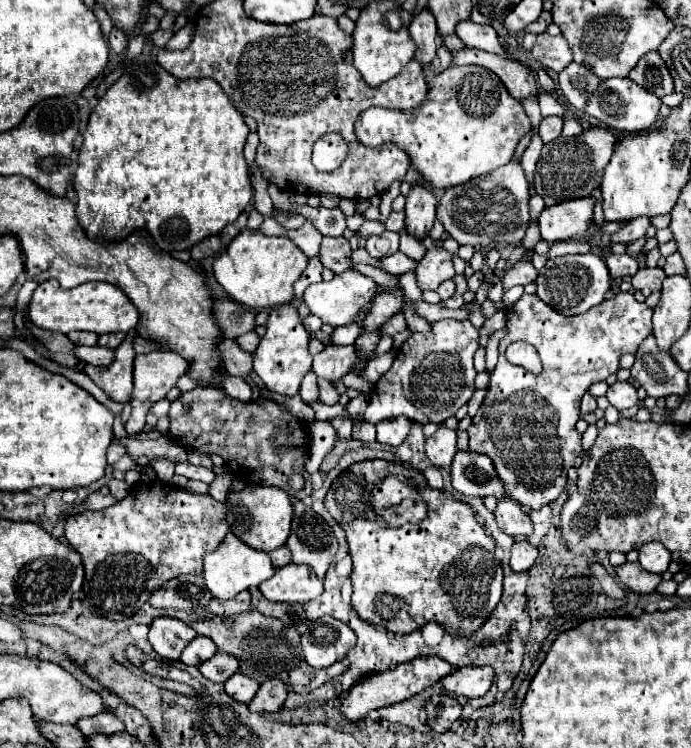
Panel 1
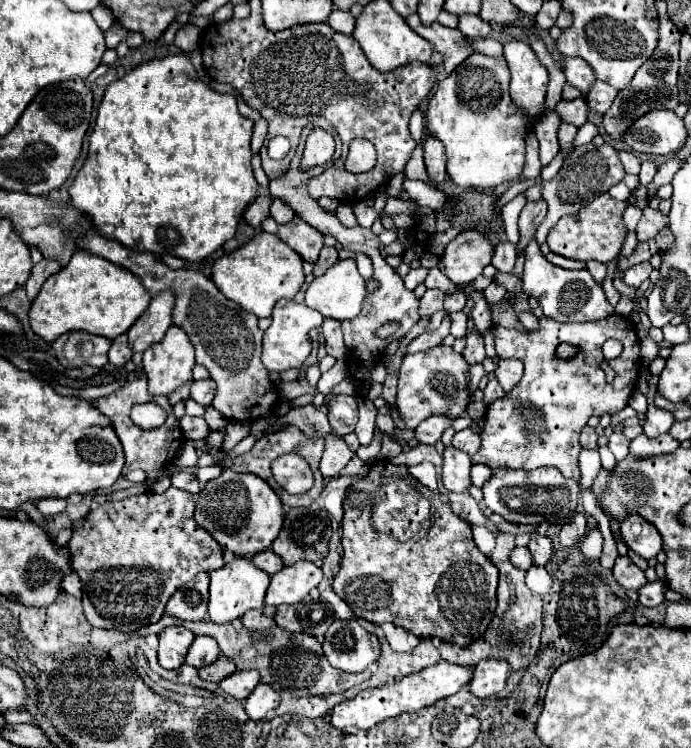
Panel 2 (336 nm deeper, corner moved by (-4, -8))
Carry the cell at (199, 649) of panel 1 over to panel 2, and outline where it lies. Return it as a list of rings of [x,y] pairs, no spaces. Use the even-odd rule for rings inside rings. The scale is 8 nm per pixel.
[[[197,636],[187,652],[185,664],[195,666],[195,668],[203,668],[203,666],[213,664],[217,660],[217,656],[219,656],[217,642],[211,636]]]

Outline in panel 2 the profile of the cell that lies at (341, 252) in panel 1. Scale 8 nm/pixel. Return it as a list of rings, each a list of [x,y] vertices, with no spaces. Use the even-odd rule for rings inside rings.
[[[323,246],[323,250],[321,250],[321,254],[319,254],[319,260],[315,262],[315,270],[313,270],[313,274],[315,276],[323,276],[333,264],[337,264],[339,262],[339,252],[335,250],[335,248],[331,248],[331,246]]]

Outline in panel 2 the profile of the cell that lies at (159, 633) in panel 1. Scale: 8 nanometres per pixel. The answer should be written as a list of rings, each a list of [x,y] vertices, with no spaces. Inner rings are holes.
[[[183,626],[165,628],[159,634],[159,664],[163,668],[179,668],[185,662],[187,650],[193,644],[195,634]]]

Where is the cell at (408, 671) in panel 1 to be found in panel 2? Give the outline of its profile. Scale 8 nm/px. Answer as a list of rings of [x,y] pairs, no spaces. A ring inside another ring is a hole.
[[[437,662],[421,672],[403,676],[399,682],[391,684],[391,686],[381,686],[381,688],[373,688],[373,690],[363,690],[359,692],[355,698],[345,700],[341,704],[337,704],[331,710],[331,724],[343,732],[355,732],[355,730],[367,730],[379,722],[383,722],[385,718],[391,716],[399,716],[403,712],[417,712],[425,706],[435,704],[441,698],[447,698],[451,694],[455,694],[461,686],[465,686],[471,680],[471,670],[467,670],[465,666],[455,666],[451,662]]]

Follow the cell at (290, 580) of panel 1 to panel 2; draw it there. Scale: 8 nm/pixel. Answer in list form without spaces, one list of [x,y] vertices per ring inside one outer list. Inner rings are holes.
[[[295,562],[285,566],[271,578],[267,588],[265,604],[281,606],[281,604],[297,604],[301,602],[323,578],[323,570],[313,562]]]

